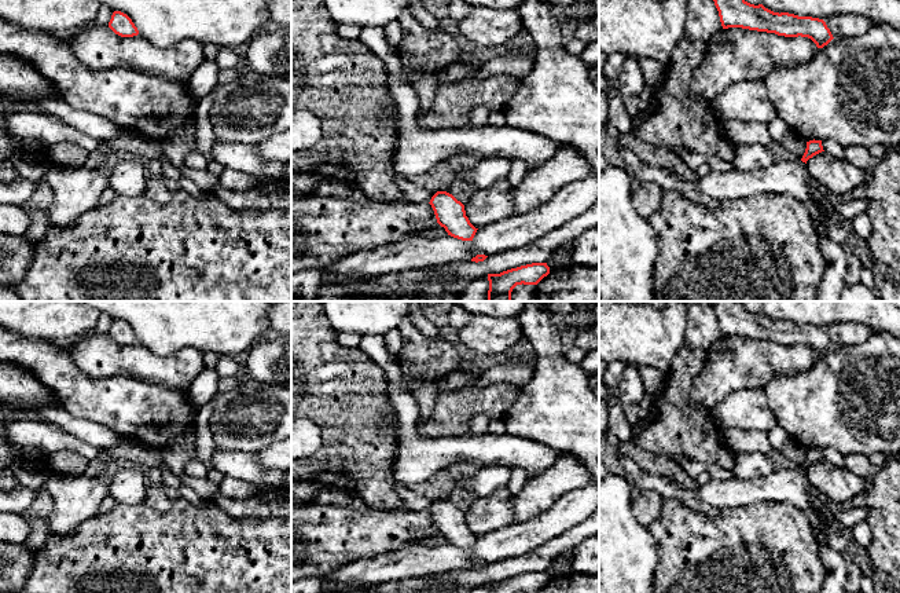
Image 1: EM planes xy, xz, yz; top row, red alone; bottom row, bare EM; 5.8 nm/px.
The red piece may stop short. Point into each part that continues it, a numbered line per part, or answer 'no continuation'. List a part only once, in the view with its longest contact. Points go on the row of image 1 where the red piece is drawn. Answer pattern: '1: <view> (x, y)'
1: yz (785, 178)

